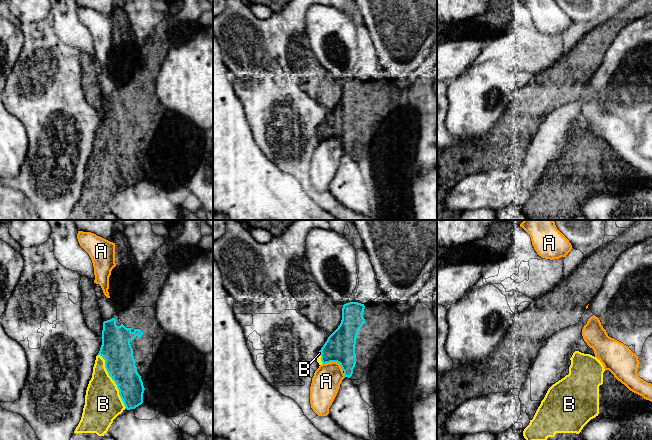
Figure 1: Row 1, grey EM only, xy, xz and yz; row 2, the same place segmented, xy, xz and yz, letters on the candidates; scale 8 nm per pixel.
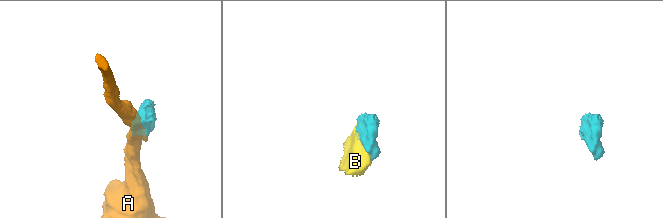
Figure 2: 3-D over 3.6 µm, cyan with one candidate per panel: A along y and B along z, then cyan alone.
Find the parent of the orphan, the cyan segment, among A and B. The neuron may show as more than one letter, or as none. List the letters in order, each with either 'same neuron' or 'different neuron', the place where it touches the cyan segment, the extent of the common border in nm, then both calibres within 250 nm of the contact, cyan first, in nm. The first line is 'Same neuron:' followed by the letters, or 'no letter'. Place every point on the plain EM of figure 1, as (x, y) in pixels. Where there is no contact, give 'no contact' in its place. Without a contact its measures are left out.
Same neuron: B
A: different neuron; meets cyan in xz at (334, 137); contact 180 nm long; 240 nm thick on the cyan side, 220 nm on the other
B: same neuron; meets cyan in xy at (113, 156); contact 500 nm long; 240 nm thick on the cyan side, 300 nm on the other

